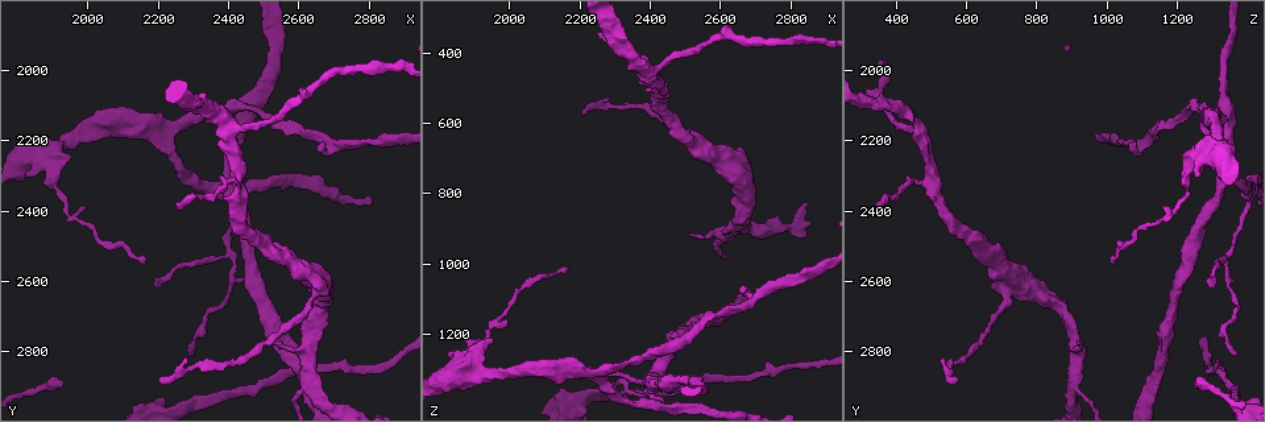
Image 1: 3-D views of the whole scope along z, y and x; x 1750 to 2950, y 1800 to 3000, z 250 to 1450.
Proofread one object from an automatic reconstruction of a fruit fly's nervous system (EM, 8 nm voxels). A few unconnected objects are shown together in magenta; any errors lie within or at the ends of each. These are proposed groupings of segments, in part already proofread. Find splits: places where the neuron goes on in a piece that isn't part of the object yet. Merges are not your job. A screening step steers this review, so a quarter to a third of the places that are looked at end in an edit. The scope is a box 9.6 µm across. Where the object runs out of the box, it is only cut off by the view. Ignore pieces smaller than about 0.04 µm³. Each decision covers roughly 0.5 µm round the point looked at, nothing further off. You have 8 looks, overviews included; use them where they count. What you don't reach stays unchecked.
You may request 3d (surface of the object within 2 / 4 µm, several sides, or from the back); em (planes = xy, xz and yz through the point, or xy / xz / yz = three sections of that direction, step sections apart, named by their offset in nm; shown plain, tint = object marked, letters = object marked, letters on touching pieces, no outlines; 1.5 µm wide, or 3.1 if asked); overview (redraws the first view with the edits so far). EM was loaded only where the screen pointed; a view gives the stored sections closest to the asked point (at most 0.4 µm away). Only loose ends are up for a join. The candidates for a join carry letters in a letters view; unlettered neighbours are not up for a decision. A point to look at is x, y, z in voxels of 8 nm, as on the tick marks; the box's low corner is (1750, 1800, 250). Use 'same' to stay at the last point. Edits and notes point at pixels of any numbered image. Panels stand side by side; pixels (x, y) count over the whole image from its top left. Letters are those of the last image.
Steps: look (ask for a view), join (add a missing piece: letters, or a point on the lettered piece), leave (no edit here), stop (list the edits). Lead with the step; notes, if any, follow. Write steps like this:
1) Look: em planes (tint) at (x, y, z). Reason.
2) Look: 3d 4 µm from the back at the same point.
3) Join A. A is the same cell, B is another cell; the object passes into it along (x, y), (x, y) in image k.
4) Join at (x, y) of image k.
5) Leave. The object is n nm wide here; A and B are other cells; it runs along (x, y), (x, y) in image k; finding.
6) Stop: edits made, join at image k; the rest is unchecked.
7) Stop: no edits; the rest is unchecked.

Look: 3d 2 µm from the back at (2200, 2880, 570). Branch stops here.

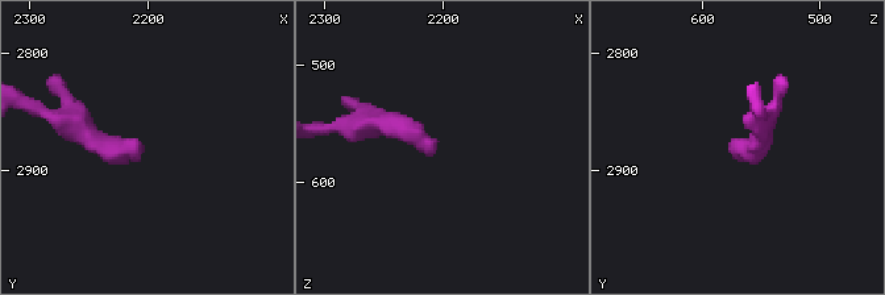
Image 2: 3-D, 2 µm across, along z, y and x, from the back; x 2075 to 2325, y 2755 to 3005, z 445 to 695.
Look: em xz step 4 (tint) at (2202, 2876, 570).

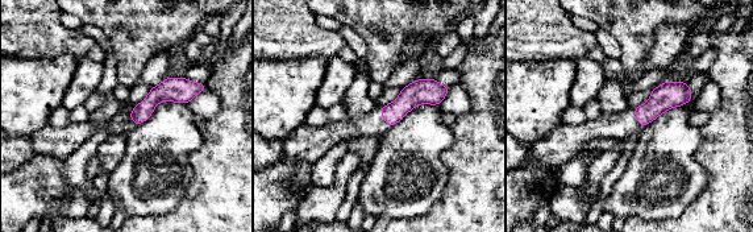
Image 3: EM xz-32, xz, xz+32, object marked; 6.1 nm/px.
Look: em xz step 4 (letters) at the same point. See the neighbours.

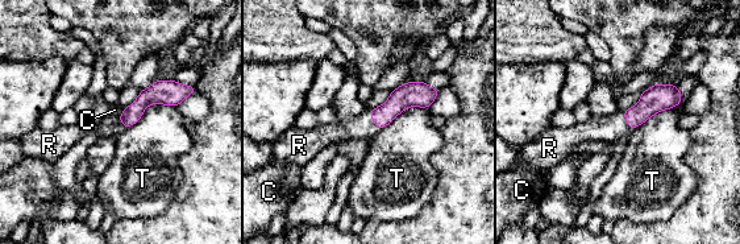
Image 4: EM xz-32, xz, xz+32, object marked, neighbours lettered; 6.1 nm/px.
Join R. R is the same cell, C and T are other cells; the neuron continues.

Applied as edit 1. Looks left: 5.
Look: overview. Redraw.

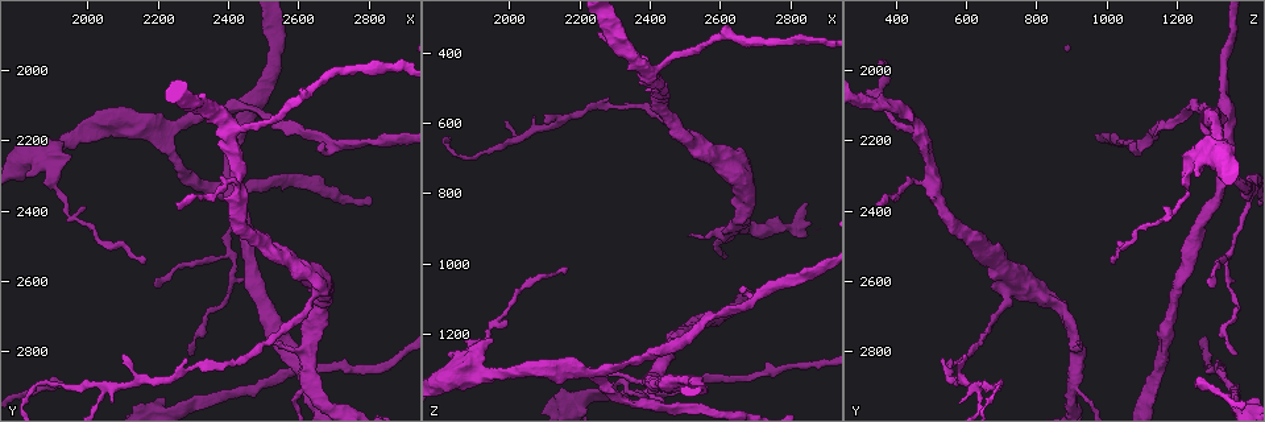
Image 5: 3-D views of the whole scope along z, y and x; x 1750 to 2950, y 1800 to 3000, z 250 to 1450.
Look: 3d 4 µm at (2520, 2780, 920). An open end.

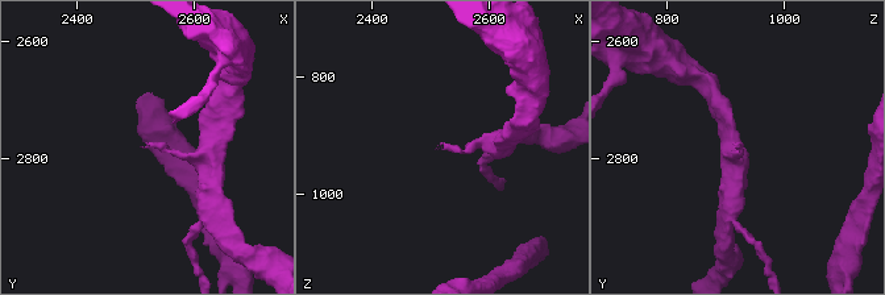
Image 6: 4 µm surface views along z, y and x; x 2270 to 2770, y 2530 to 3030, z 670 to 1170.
Look: em planes (letters) at (2520, 2775, 910).

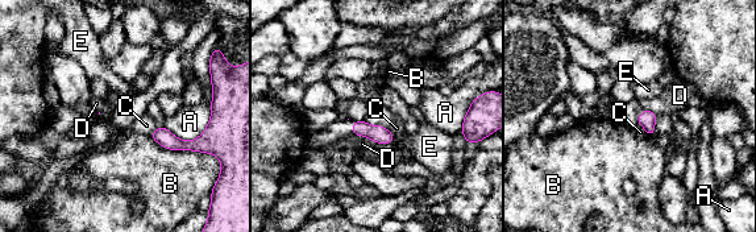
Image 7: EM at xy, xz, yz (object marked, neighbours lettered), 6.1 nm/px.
Leave. A, B, C, D and E are other cells; a border runs along (354, 135), (362, 135), (368, 139) in image 7; none of them fits.

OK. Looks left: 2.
Stop: edits made, join at image 4; the rest is unchecked.

